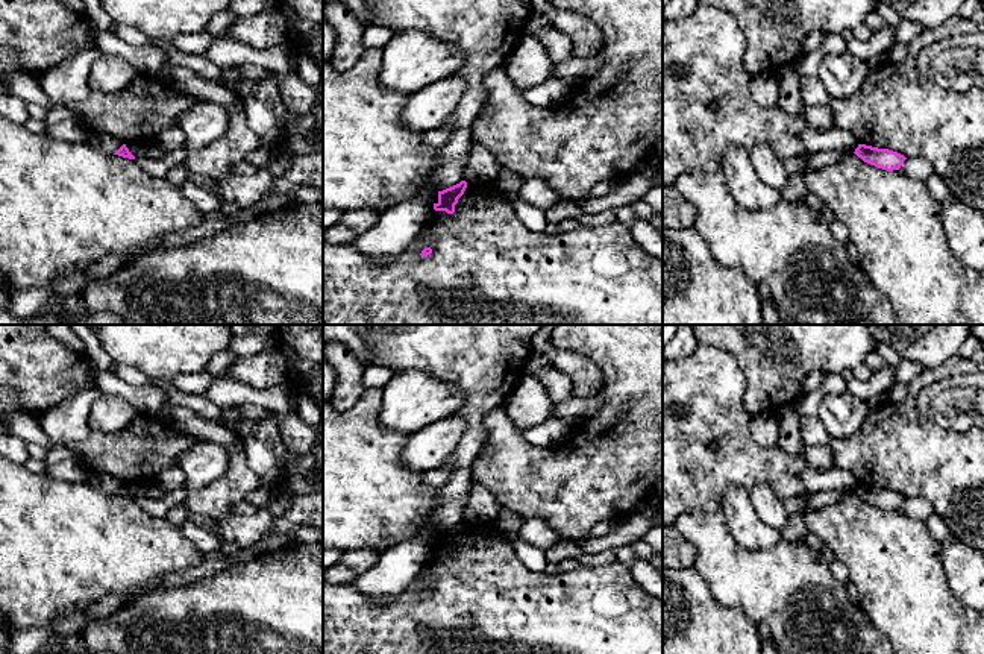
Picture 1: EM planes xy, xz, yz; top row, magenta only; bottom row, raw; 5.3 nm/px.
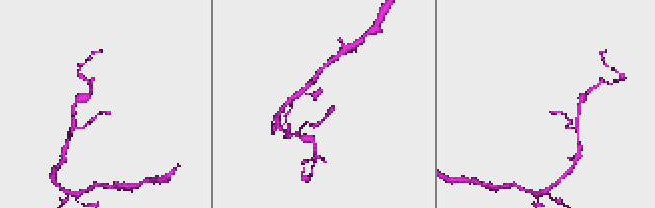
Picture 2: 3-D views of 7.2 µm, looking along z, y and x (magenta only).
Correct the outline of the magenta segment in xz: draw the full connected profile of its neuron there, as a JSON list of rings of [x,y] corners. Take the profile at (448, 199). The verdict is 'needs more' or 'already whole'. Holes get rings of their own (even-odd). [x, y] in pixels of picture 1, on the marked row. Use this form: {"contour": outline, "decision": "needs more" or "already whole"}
{"contour": [[[461,181],[459,184],[446,188],[443,191],[438,191],[438,202],[434,203],[435,211],[446,211],[447,214],[455,212],[455,205],[458,203],[458,199],[464,194],[467,188],[467,182]]], "decision": "already whole"}

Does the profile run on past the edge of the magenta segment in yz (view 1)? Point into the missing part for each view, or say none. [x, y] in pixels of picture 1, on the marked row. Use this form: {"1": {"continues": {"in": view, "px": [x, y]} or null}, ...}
{"1": {"continues": null}}

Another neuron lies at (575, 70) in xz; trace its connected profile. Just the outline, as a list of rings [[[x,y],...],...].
[[[573,56],[572,59],[564,62],[555,62],[552,65],[550,77],[561,79],[567,82],[570,86],[575,86],[581,83],[584,79],[597,73],[602,62],[603,61],[599,56],[591,58]]]

